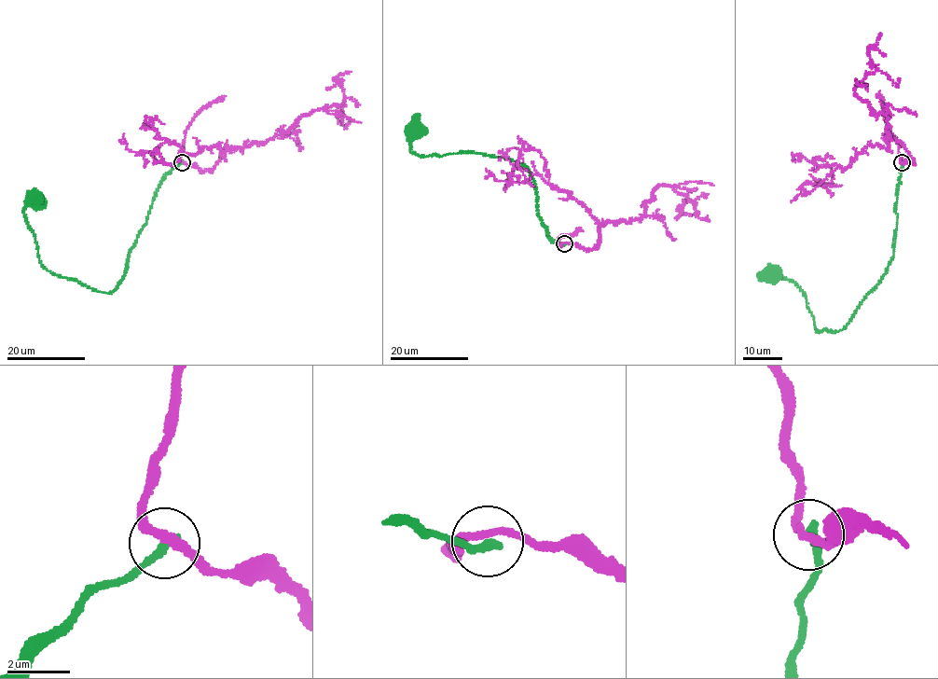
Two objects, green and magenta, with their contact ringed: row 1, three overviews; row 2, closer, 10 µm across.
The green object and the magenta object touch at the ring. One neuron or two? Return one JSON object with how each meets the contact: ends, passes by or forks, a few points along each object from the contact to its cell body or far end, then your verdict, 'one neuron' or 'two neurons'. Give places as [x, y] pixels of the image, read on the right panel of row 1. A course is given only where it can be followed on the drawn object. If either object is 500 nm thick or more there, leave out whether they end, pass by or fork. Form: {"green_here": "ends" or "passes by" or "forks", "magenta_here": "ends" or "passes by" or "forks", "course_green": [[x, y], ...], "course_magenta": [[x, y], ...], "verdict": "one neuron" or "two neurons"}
{"green_here": "ends", "magenta_here": "passes by", "course_green": [[902, 163], [894, 256], [881, 280], [843, 328], [835, 332], [817, 331], [806, 295], [793, 283], [773, 272]], "course_magenta": [[901, 163], [913, 160], [886, 138], [888, 119], [871, 114], [854, 88], [875, 69], [868, 48], [880, 32]], "verdict": "two neurons"}

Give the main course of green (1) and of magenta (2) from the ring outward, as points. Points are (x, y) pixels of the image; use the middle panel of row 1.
1: (564, 243), (546, 233), (537, 207), (536, 187), (522, 163), (471, 152), (424, 158), (410, 151), (415, 131)
2: (564, 242), (595, 248), (599, 227), (639, 219), (653, 191), (665, 185), (692, 200), (678, 208), (692, 214)

